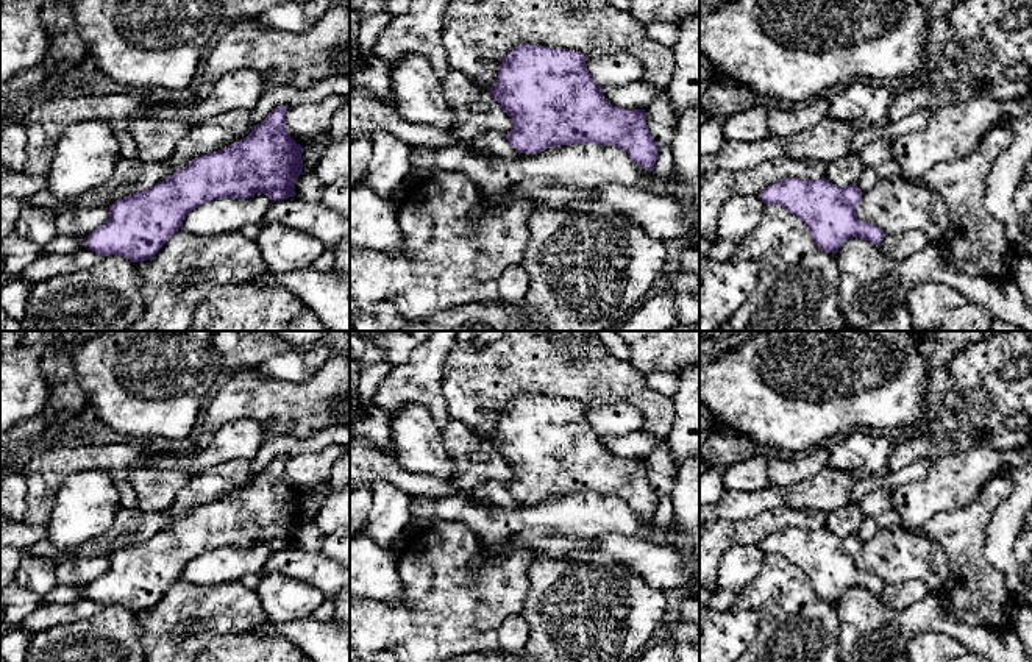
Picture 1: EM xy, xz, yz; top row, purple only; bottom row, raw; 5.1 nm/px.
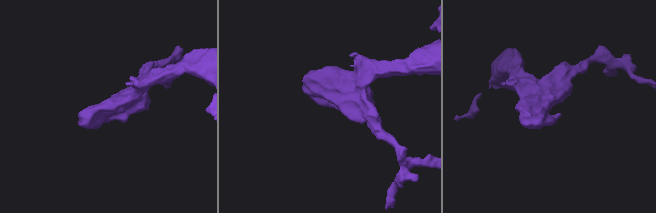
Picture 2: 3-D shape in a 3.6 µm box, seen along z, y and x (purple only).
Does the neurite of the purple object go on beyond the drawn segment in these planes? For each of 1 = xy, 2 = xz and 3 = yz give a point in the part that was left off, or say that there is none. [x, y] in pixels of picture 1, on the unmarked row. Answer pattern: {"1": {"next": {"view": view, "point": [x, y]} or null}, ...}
{"1": {"next": null}, "2": {"next": null}, "3": {"next": null}}

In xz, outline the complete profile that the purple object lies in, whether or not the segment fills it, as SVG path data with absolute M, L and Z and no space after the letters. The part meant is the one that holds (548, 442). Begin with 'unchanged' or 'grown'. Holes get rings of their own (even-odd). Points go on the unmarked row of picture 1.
unchanged; M520 393L501 409L496 434L487 440L512 468L506 487L520 503L584 492L615 495L642 518L654 518L660 498L649 484L645 459L612 456L590 426L584 403Z

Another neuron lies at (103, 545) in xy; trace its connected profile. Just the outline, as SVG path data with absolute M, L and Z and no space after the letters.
M120 507L117 517L108 532L97 539L91 539L70 553L62 553L55 548L50 540L41 539L33 543L25 551L37 557L50 557L55 565L62 564L67 557L81 556L81 557L98 557L109 556L119 548L133 545L136 542L144 542L153 537L156 532L172 526L178 518L189 515L190 512L167 518L162 512L144 512L137 507Z

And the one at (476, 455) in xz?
M453 418L440 428L440 432L448 457L456 462L454 476L448 484L450 490L470 492L481 482L507 486L512 468L487 439Z

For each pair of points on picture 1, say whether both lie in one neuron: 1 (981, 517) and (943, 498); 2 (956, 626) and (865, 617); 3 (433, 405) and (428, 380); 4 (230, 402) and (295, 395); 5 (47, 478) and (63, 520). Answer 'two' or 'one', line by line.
1: two
2: one
3: one
4: one
5: two

